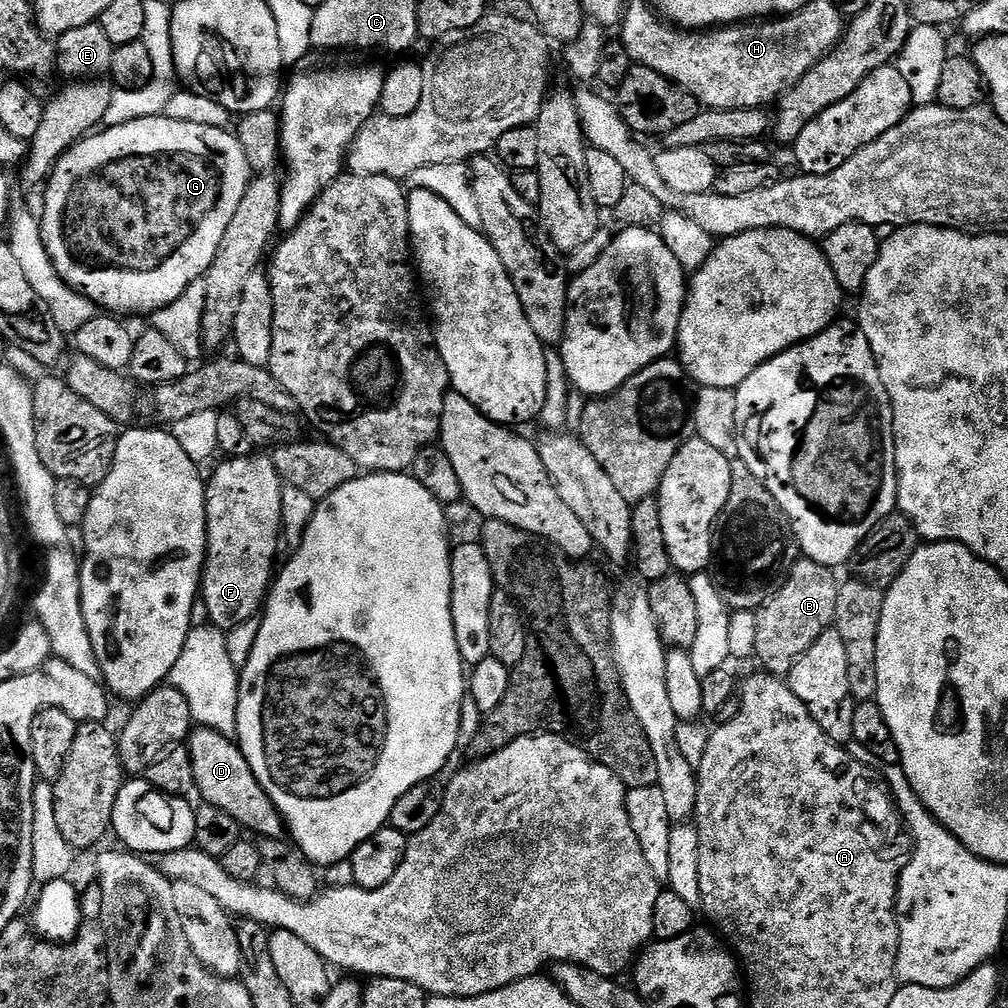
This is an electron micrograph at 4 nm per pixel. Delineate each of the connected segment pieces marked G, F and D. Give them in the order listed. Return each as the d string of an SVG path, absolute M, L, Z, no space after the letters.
M161 114L97 130L77 140L46 181L44 213L38 216L46 254L58 275L97 309L120 318L151 317L206 276L249 179L246 154L228 128L174 122Z
M264 454L228 458L206 480L206 522L208 523L208 561L204 564L202 608L208 611L212 627L231 630L253 619L263 609L277 571L276 551L282 545L282 494L284 488L271 458Z
M196 726L188 734L186 747L190 762L194 762L196 792L203 803L216 806L218 810L230 814L230 818L234 818L234 822L238 822L241 829L248 831L249 828L253 837L265 840L285 839L284 817L274 806L266 790L262 790L258 778L254 778L250 762L246 762L244 752L233 737L218 734L218 730Z

